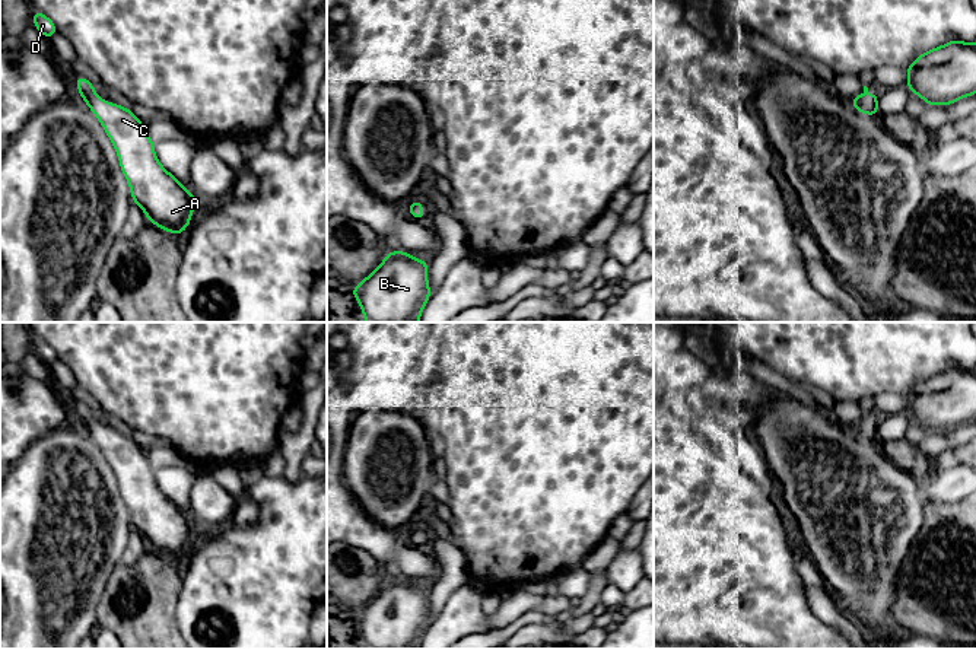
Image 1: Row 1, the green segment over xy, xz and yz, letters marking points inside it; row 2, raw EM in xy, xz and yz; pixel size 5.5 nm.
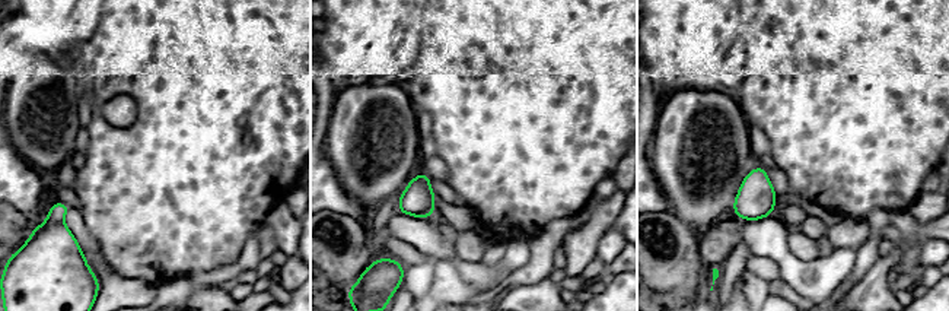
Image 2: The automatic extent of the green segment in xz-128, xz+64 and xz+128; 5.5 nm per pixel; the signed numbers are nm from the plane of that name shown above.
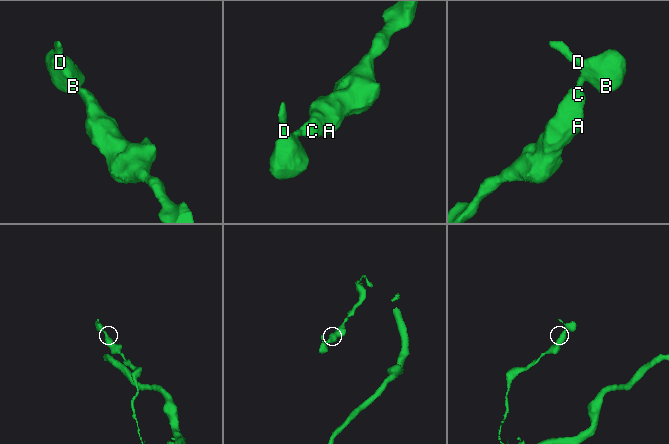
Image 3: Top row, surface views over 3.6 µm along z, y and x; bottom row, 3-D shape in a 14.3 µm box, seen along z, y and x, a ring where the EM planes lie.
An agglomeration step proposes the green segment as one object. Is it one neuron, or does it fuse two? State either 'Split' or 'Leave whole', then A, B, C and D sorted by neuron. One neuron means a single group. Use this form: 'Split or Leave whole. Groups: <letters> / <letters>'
Leave whole. Groups: A B C D

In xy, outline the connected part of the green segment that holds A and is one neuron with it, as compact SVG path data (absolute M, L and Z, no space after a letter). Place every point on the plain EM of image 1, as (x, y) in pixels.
M76 401L76 411L117 477L133 529L146 540L147 548L182 561L191 550L197 524L160 491L155 470L131 436L101 426L80 401Z

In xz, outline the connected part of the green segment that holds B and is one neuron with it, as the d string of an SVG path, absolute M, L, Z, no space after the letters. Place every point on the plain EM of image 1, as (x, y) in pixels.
M406 578L387 579L381 592L350 615L366 649L419 649L432 618L429 589Z

